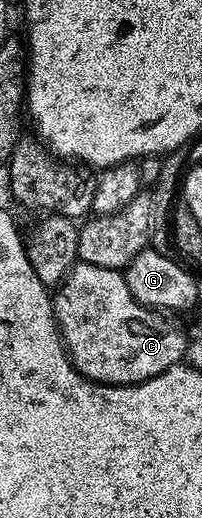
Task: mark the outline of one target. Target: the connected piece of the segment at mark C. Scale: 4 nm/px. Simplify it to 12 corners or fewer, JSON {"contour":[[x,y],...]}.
{"contour":[[73,265],[53,305],[72,364],[111,385],[185,358],[121,270]]}

